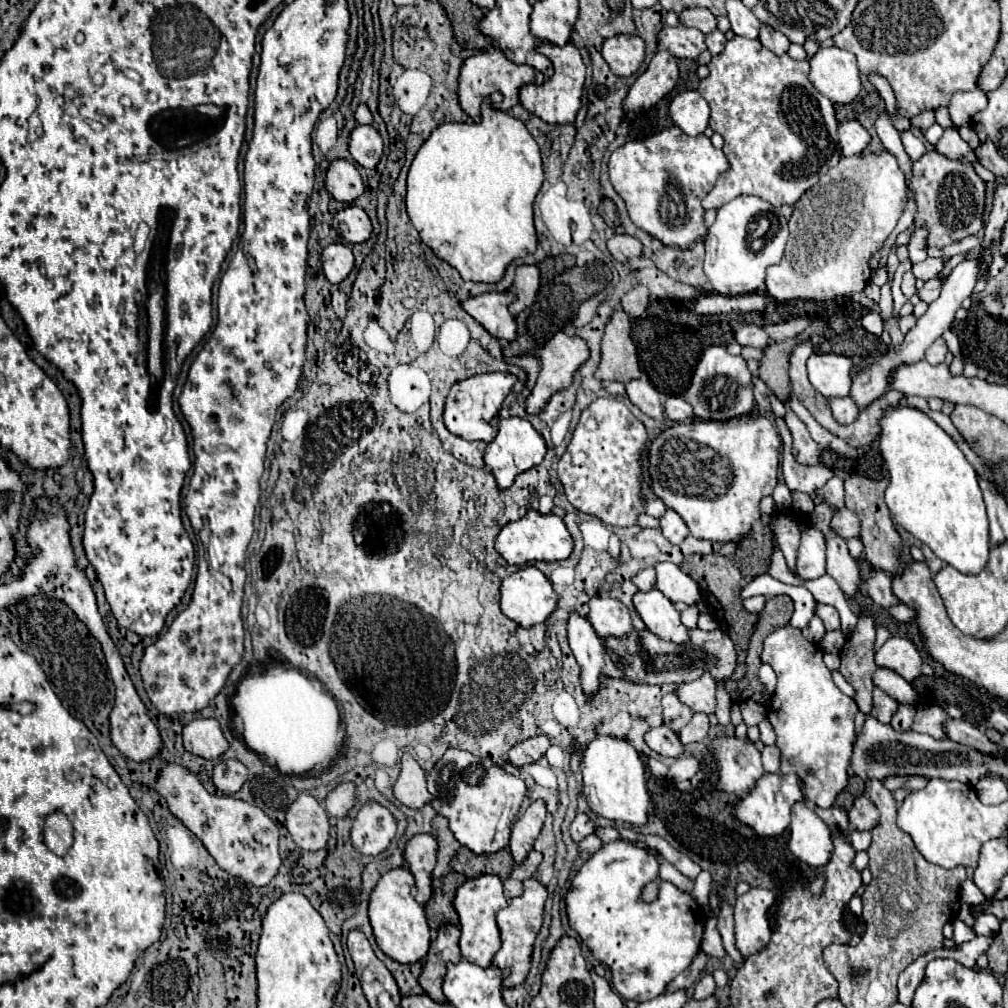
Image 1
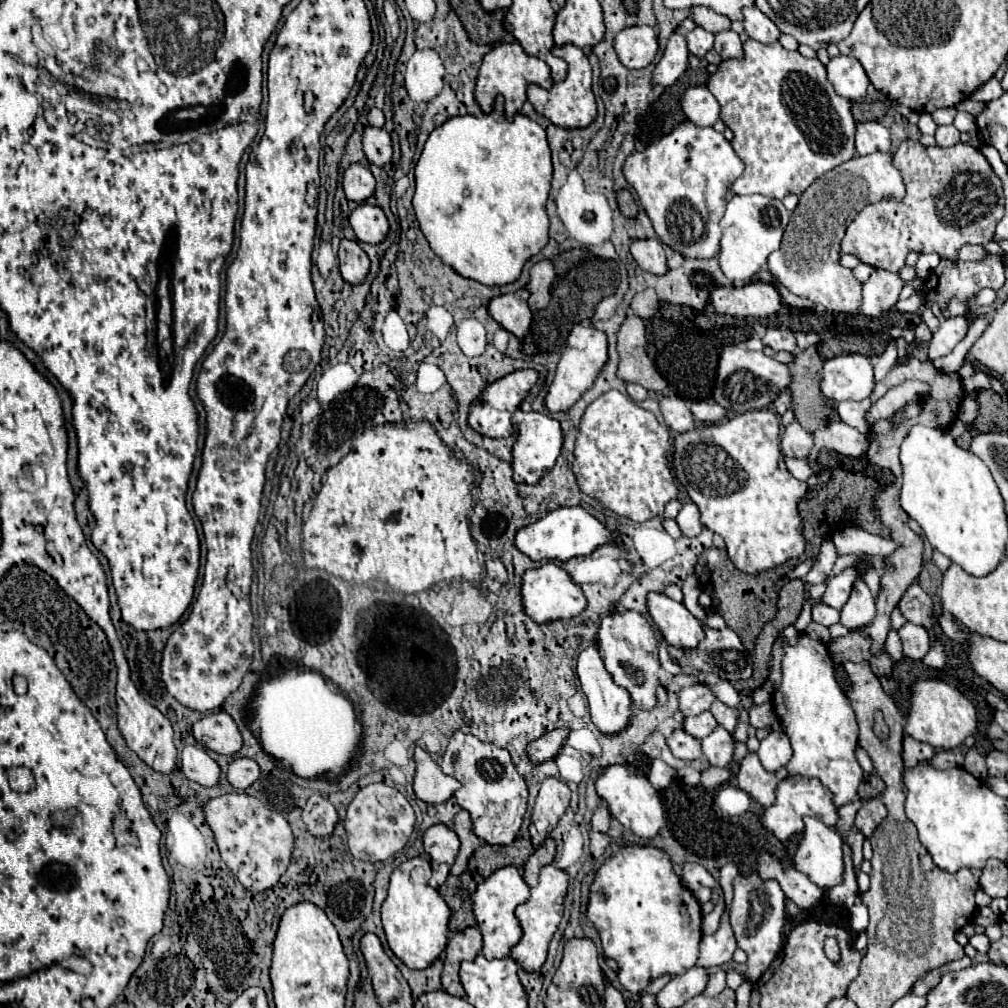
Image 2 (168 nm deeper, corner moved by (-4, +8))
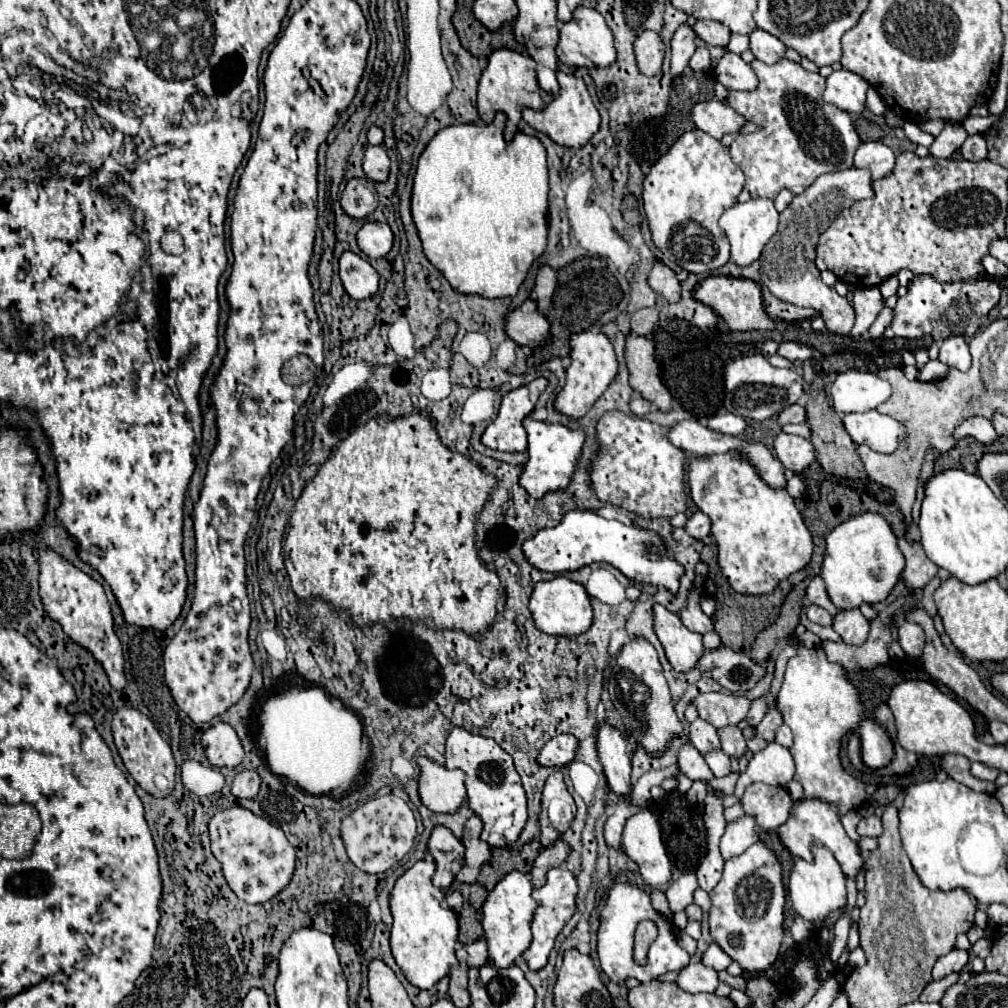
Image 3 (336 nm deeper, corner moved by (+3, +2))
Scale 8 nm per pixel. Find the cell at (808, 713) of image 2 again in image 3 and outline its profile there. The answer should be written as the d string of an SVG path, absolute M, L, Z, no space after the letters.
M802 645L798 655L794 655L786 665L784 683L778 695L778 709L784 715L784 723L794 733L794 745L790 749L796 763L794 779L802 783L806 797L836 805L840 815L862 807L868 799L866 785L844 771L840 763L842 739L848 733L856 733L862 743L863 762L873 769L888 765L894 757L894 749L886 729L872 717L866 717L860 691L846 679L842 665L828 661L822 647Z

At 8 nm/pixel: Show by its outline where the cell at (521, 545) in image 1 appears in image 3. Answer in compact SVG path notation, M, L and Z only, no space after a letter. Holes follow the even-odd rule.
M570 511L564 515L562 523L552 529L538 531L532 539L524 543L526 559L550 573L578 571L590 563L606 563L620 569L628 579L638 585L656 585L666 587L672 595L678 595L680 577L684 575L684 567L668 555L666 541L652 529L640 525L624 525L616 519L604 519L594 511ZM650 549L656 549L658 559L650 559Z

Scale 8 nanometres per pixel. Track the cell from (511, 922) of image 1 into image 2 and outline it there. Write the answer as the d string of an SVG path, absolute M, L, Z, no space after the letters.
M551 865L543 867L541 869L541 875L539 875L539 883L535 887L531 887L531 895L525 903L521 903L515 911L515 917L519 919L521 923L521 929L523 929L523 937L521 941L511 949L509 957L513 961L517 961L525 971L537 971L543 963L545 963L545 957L547 957L547 945L563 917L563 897L567 893L567 873L561 871L561 869L555 869Z

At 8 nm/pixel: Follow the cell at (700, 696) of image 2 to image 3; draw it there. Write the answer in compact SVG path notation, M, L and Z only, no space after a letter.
M702 693L692 701L698 707L698 713L704 721L712 723L716 729L724 729L728 725L738 725L746 719L750 709L748 697L736 697L726 693Z

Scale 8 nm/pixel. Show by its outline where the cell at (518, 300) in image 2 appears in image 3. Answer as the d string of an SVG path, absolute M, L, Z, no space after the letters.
M532 299L506 315L506 333L522 347L544 347L552 337L548 319L538 311Z

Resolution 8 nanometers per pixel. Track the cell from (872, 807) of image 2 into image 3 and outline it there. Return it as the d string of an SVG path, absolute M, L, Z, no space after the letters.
M876 815L864 817L858 825L858 833L860 837L880 837L882 835L882 821Z

